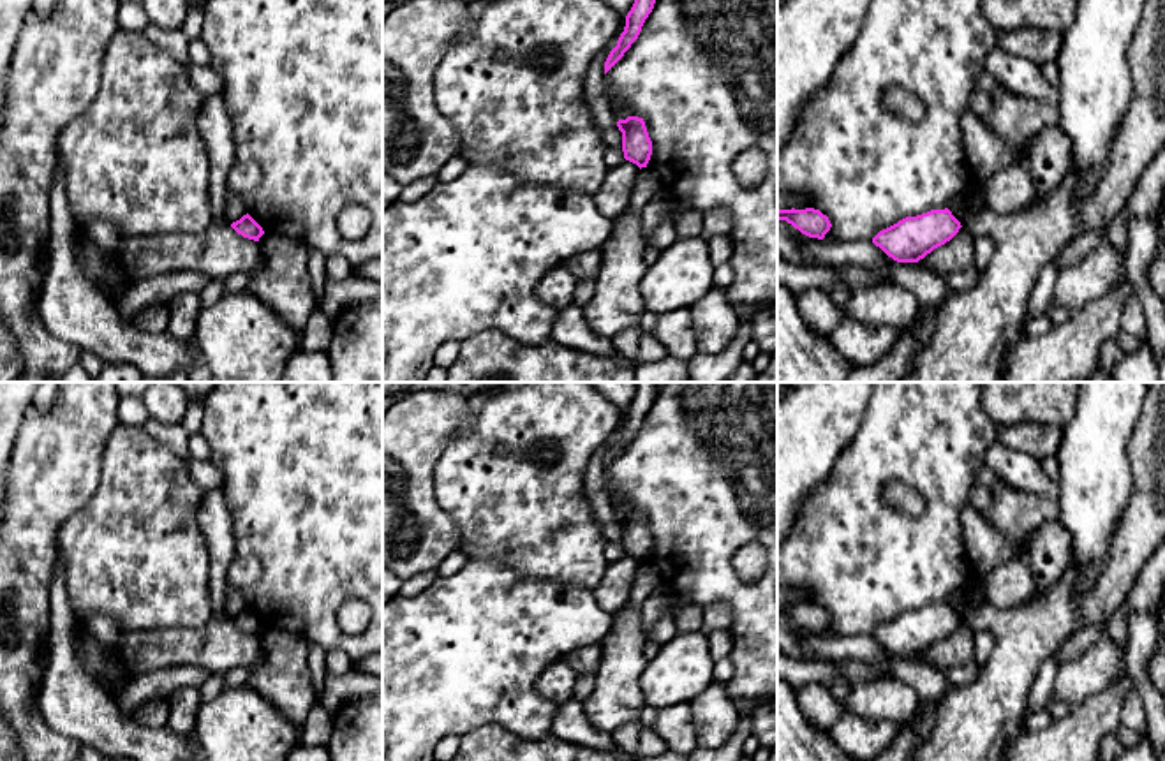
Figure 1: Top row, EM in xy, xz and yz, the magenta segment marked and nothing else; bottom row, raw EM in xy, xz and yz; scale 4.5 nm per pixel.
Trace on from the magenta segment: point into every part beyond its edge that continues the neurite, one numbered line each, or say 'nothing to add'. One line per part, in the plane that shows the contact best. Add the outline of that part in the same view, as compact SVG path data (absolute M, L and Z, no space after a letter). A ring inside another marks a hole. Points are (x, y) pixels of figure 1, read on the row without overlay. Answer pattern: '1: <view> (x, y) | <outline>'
nothing to add

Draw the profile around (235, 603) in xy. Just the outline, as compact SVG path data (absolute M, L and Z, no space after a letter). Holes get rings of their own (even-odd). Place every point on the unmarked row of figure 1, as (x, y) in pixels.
M227 587L224 601L226 618L231 620L233 617L240 615L243 610L247 610L243 595L236 588Z

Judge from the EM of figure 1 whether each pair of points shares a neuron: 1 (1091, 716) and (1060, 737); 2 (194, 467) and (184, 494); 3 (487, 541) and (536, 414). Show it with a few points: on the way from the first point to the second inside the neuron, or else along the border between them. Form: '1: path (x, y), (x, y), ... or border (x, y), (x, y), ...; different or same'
1: path (1084, 723), (1067, 737); same
2: border (184, 460), (189, 476), (203, 492); different
3: path (508, 509), (515, 502), (515, 476), (526, 446); same

